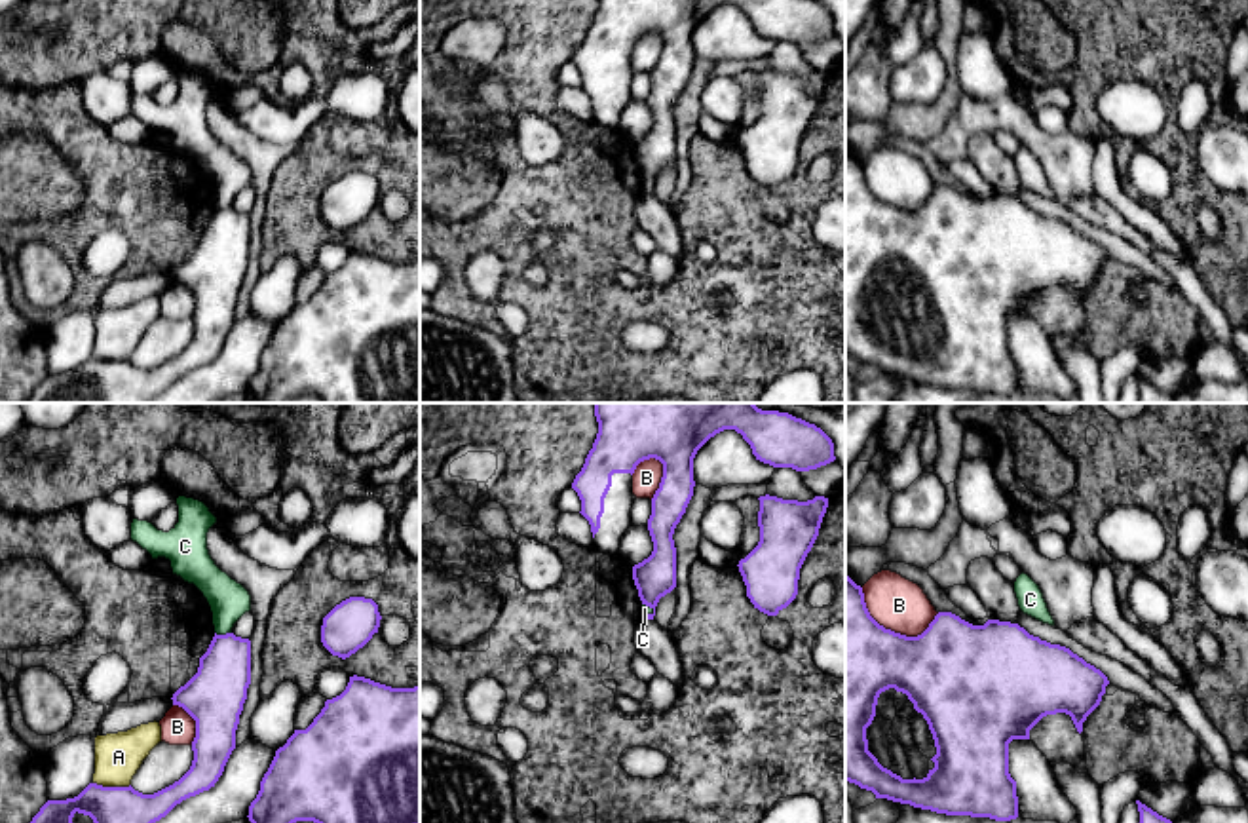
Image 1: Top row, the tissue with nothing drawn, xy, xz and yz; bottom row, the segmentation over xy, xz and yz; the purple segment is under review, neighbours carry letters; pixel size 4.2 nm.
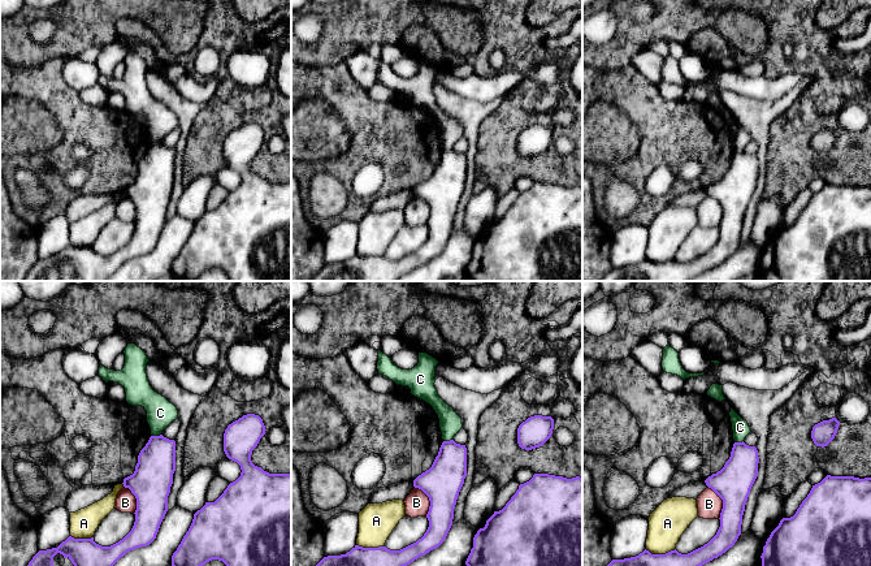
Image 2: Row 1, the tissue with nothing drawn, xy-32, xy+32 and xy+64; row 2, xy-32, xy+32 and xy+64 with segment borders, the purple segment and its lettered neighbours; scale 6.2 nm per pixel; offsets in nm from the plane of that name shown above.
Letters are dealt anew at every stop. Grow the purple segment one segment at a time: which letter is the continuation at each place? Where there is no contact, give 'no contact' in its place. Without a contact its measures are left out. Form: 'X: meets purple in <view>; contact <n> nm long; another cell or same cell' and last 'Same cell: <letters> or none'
A: meets purple in xy; contact 160 nm long; another cell
B: meets purple in yz; contact 360 nm long; another cell
C: meets purple in xy; contact 70 nm long; another cell
Same cell: none

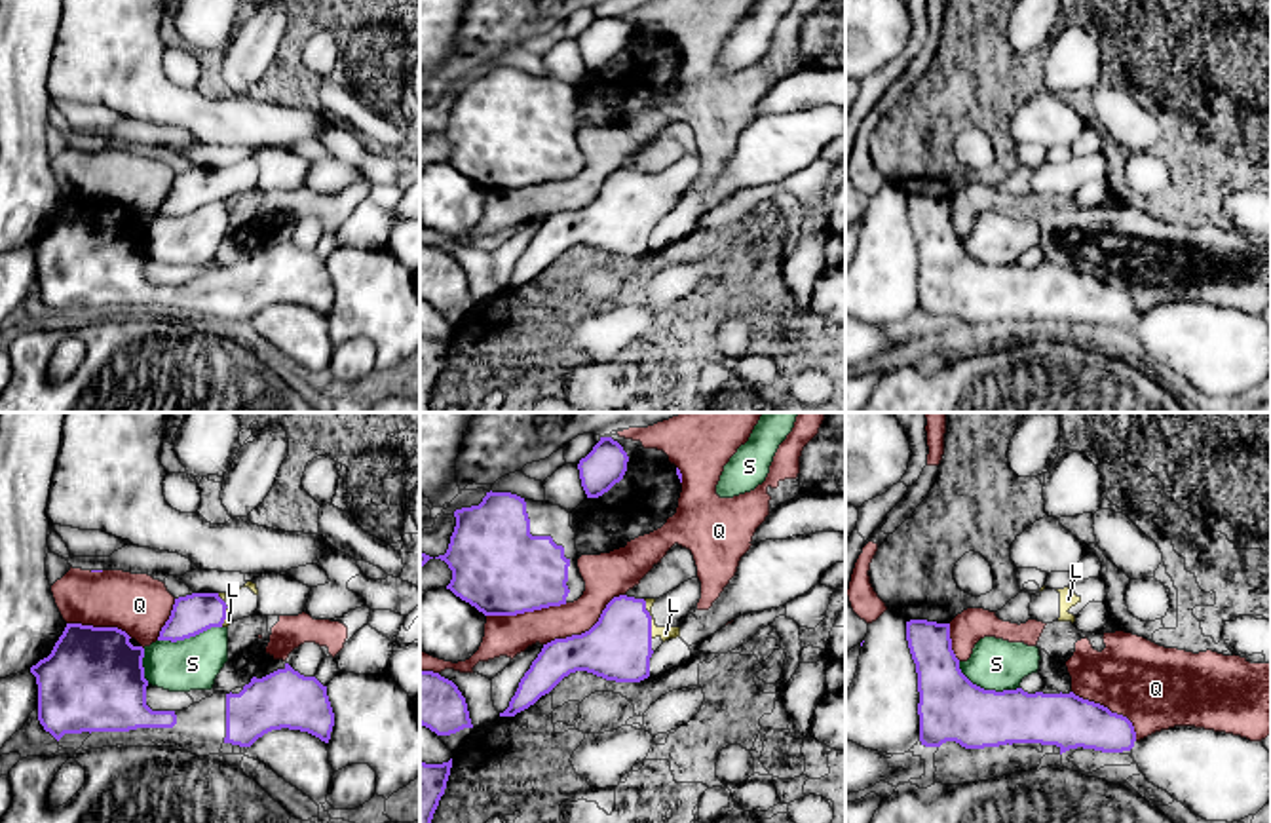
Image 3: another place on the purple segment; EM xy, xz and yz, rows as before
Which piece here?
L: meets purple in xz; contact 170 nm long; same cell
Q: meets purple in xz; contact 400 nm long; another cell
S: meets purple in yz; contact 280 nm long; another cell
Same cell: L

